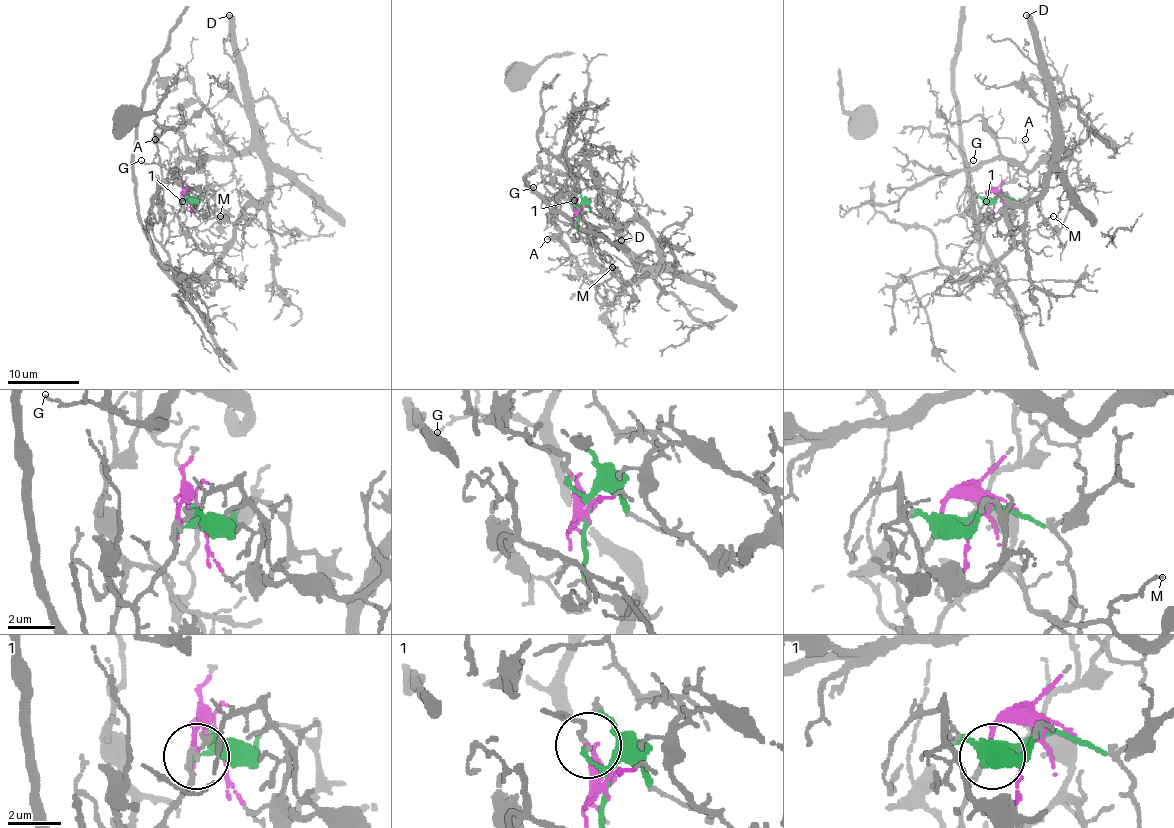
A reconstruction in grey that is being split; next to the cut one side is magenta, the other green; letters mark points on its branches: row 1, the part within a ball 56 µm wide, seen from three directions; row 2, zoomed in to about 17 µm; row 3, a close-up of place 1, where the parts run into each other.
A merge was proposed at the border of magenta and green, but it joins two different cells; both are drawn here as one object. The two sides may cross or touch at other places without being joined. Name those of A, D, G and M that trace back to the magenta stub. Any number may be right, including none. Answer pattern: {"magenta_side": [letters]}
{"magenta_side": ["A", "M"]}

